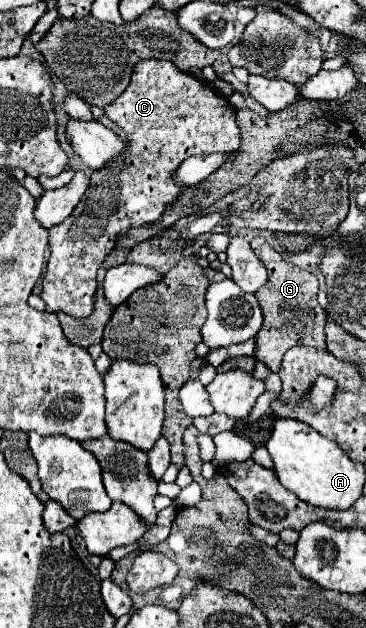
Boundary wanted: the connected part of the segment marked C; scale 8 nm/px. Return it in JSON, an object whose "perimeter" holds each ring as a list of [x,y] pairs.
{"perimeter":[[[141,60],[129,88],[105,106],[105,114],[127,132],[129,150],[103,170],[93,172],[91,186],[73,214],[59,226],[49,228],[51,256],[41,290],[47,312],[65,312],[75,318],[89,316],[95,304],[97,270],[115,248],[115,240],[131,228],[157,222],[165,208],[181,196],[177,182],[171,178],[177,166],[199,154],[235,152],[241,144],[235,108],[229,100],[165,60]]]}

